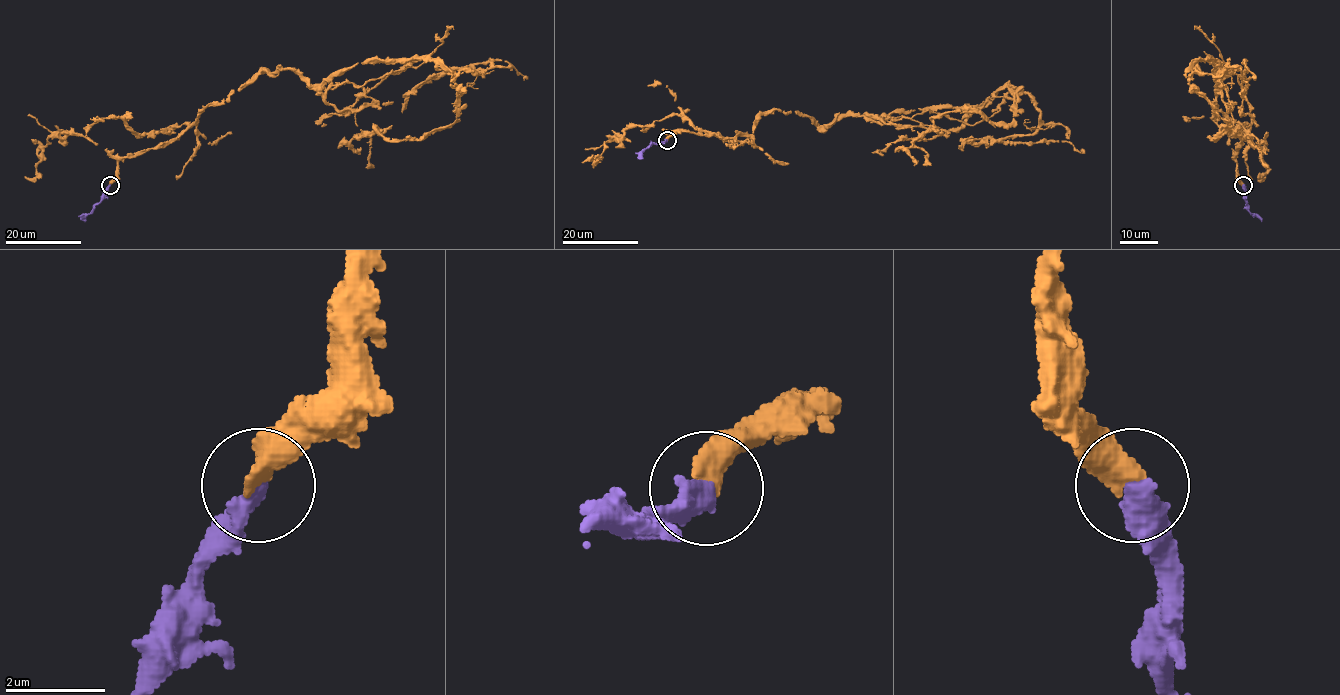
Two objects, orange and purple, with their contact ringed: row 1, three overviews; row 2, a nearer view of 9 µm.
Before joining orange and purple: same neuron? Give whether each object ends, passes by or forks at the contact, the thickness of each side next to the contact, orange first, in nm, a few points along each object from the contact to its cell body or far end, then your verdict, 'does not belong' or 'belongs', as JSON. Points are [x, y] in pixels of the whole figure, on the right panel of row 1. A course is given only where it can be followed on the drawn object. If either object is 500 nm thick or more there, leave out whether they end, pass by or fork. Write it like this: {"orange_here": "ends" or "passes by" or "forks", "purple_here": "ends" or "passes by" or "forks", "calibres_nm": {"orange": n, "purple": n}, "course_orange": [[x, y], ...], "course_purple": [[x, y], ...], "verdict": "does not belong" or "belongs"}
{"calibres_nm": {"orange": 500, "purple": 480}, "course_orange": [[1243, 184], [1227, 65], [1200, 59], [1215, 140], [1253, 135], [1268, 168]], "course_purple": [[1243, 184], [1247, 209], [1262, 220]], "verdict": "belongs"}

